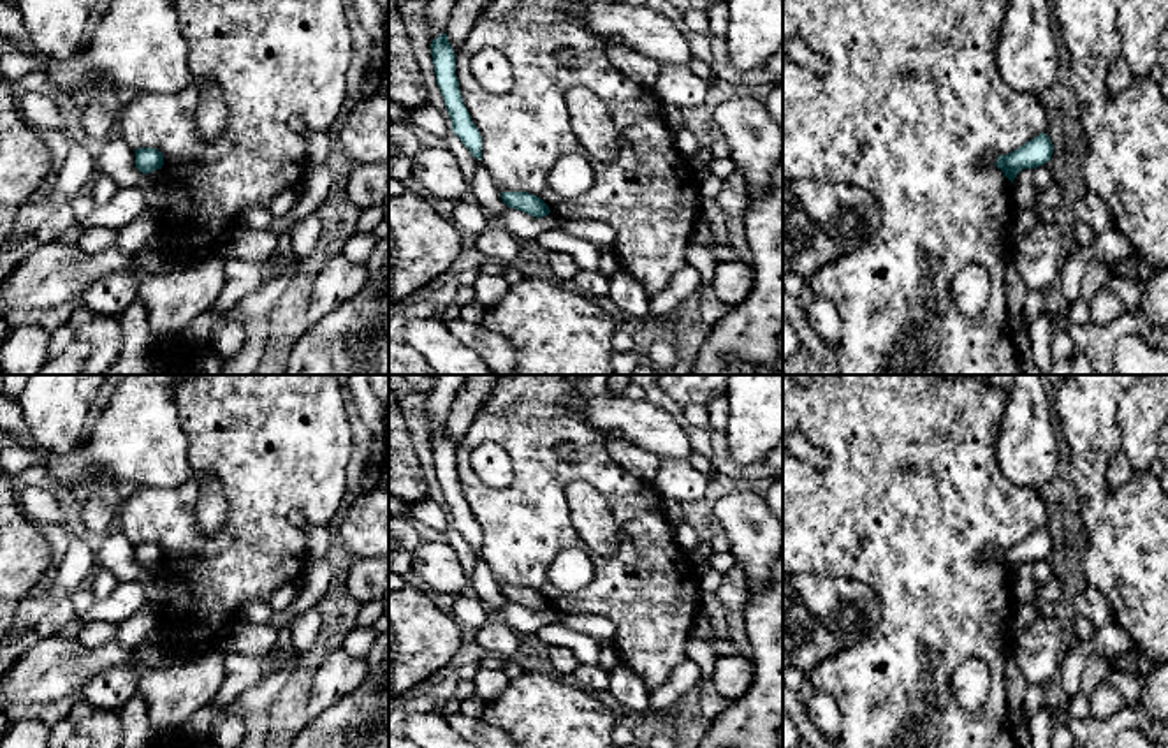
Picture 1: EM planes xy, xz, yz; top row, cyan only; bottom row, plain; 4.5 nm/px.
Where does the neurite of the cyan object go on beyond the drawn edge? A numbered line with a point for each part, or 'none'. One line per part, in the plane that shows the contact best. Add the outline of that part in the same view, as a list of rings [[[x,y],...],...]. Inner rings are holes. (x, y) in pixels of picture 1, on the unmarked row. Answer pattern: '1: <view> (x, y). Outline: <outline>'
none

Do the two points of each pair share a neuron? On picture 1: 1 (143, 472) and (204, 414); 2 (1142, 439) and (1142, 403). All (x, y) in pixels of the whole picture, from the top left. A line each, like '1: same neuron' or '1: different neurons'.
1: different neurons
2: same neuron

